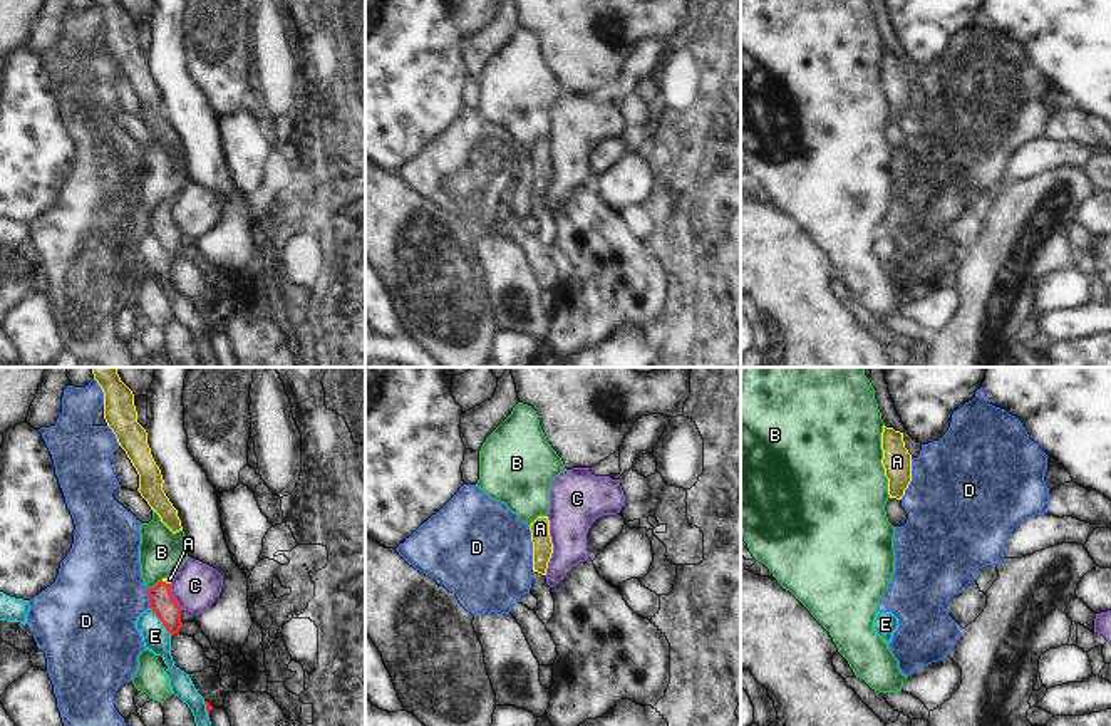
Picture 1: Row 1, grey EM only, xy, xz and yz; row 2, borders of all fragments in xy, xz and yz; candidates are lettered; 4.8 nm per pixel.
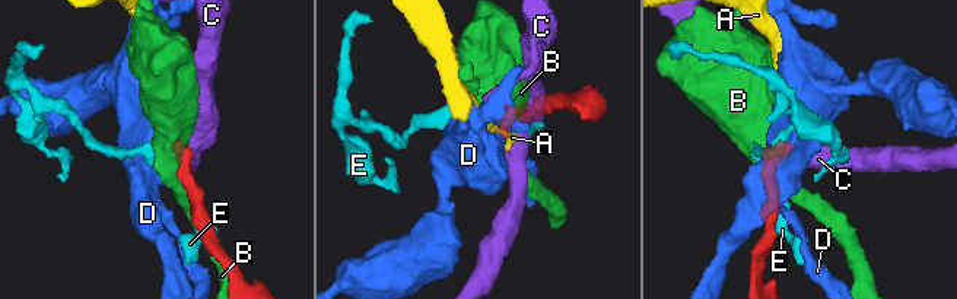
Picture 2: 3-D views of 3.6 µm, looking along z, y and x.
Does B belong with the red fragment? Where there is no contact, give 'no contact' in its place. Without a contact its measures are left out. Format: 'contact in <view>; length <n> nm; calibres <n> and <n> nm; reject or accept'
contact in xy; length 90 nm; calibres 120 and 220 nm; reject

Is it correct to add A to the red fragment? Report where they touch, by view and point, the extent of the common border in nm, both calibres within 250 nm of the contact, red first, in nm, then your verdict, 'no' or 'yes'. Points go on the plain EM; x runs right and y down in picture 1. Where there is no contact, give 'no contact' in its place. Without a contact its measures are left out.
xy (165, 207) | 50 nm | 120/30 nm | yes

